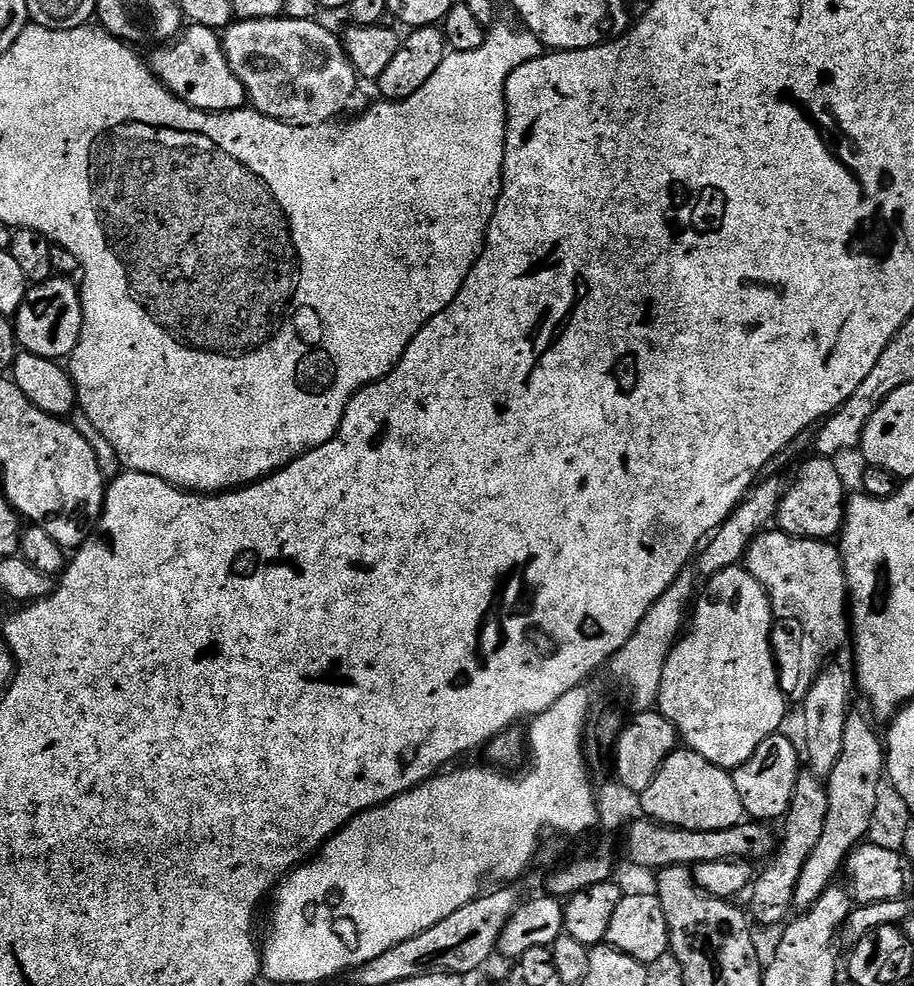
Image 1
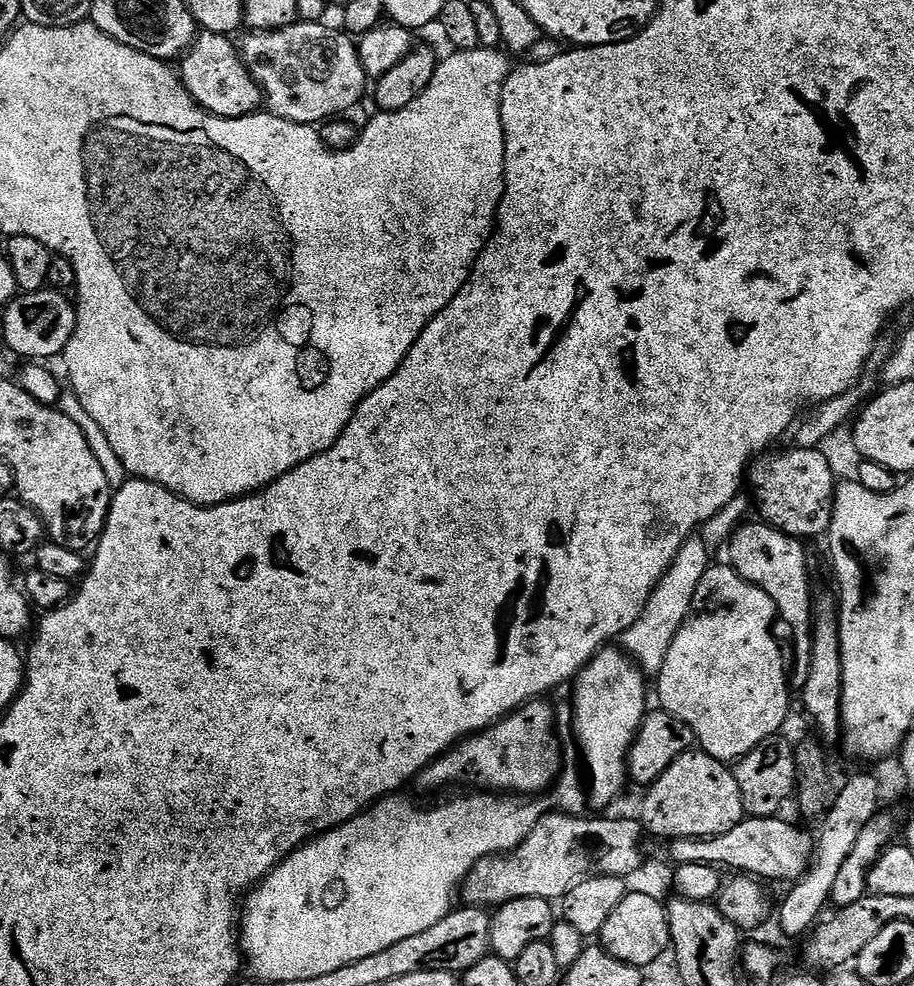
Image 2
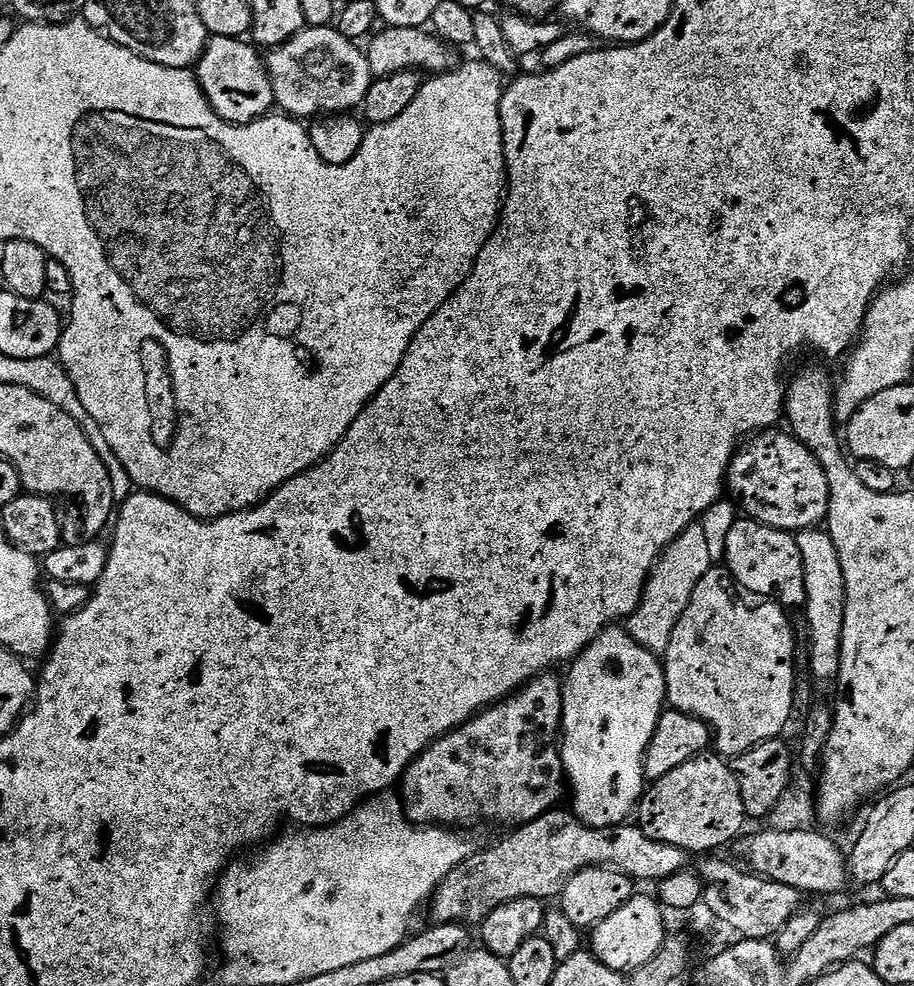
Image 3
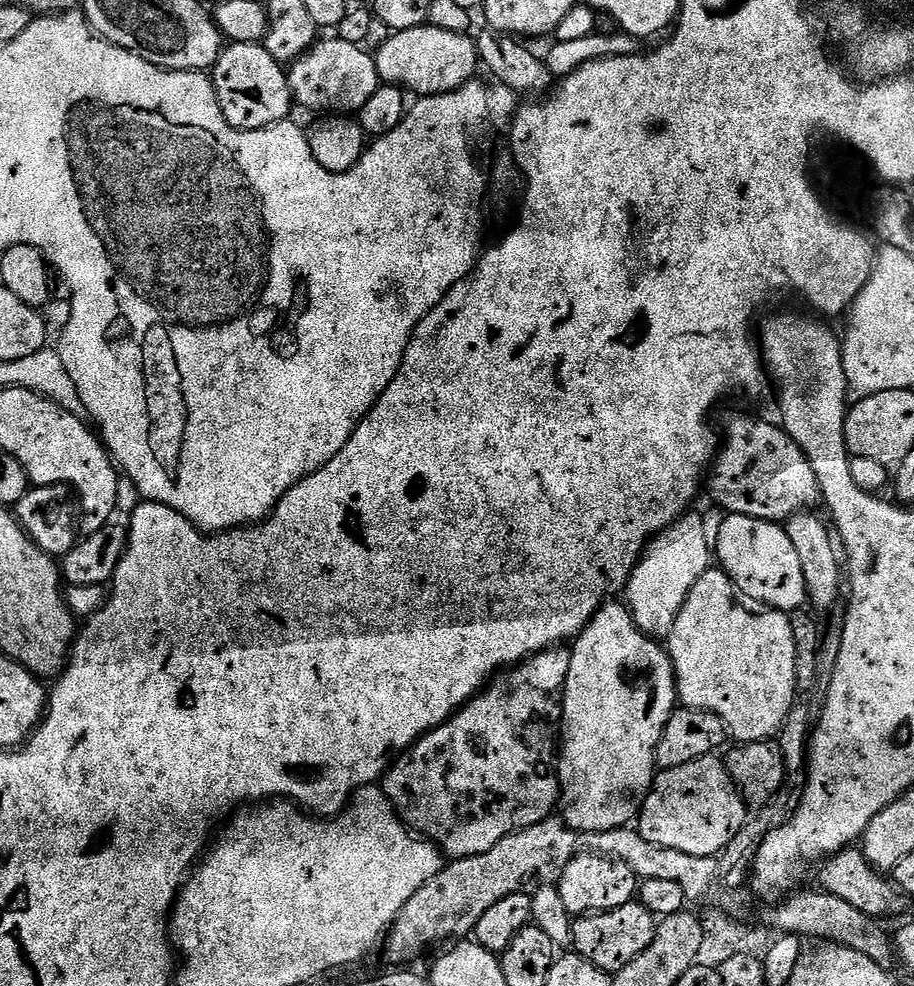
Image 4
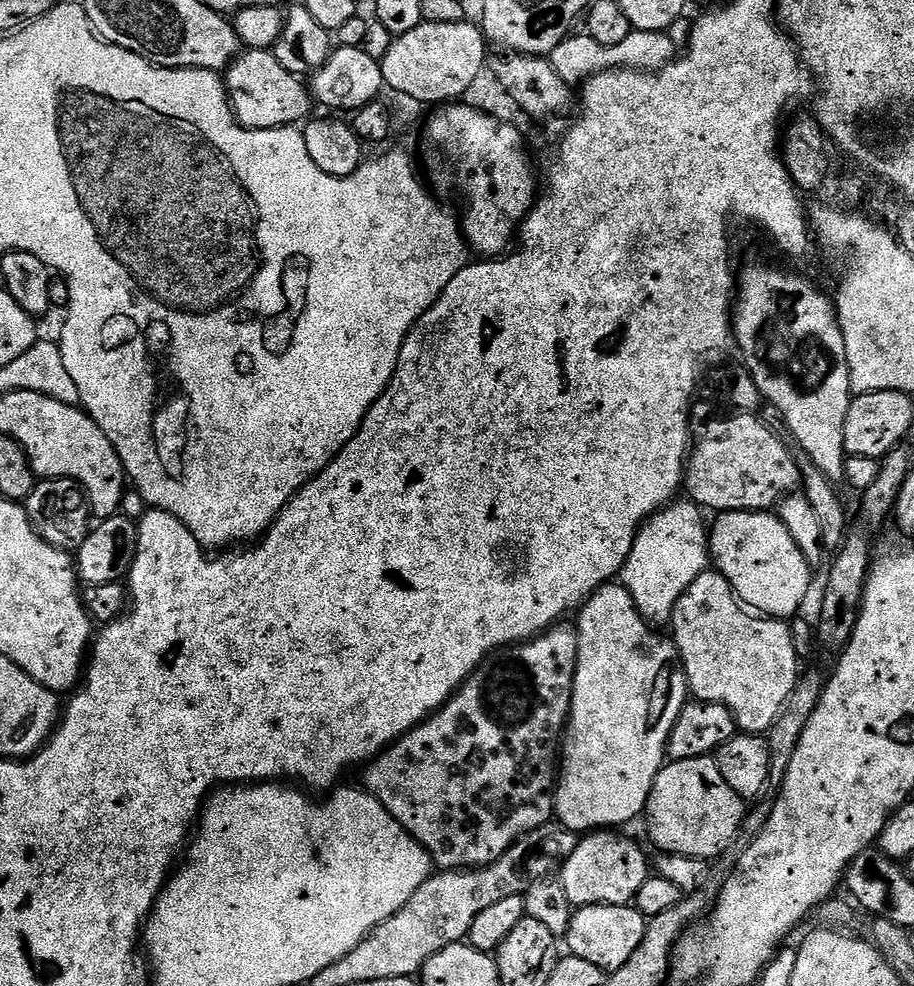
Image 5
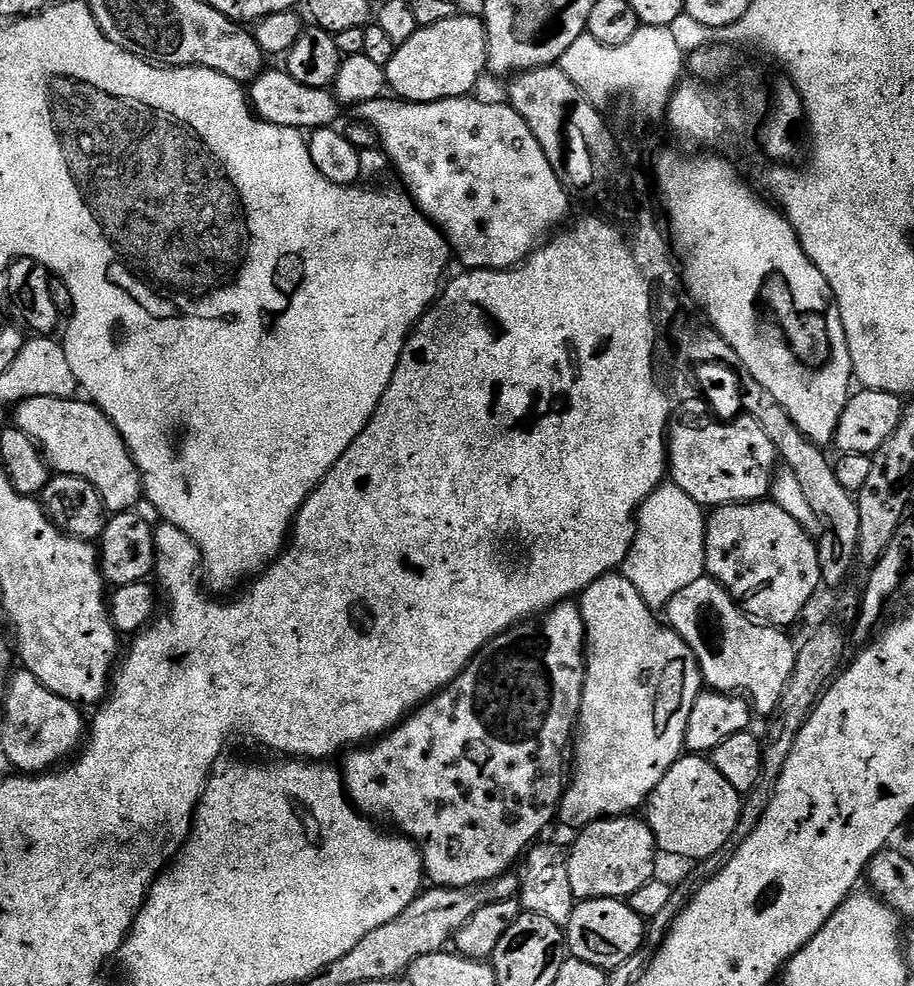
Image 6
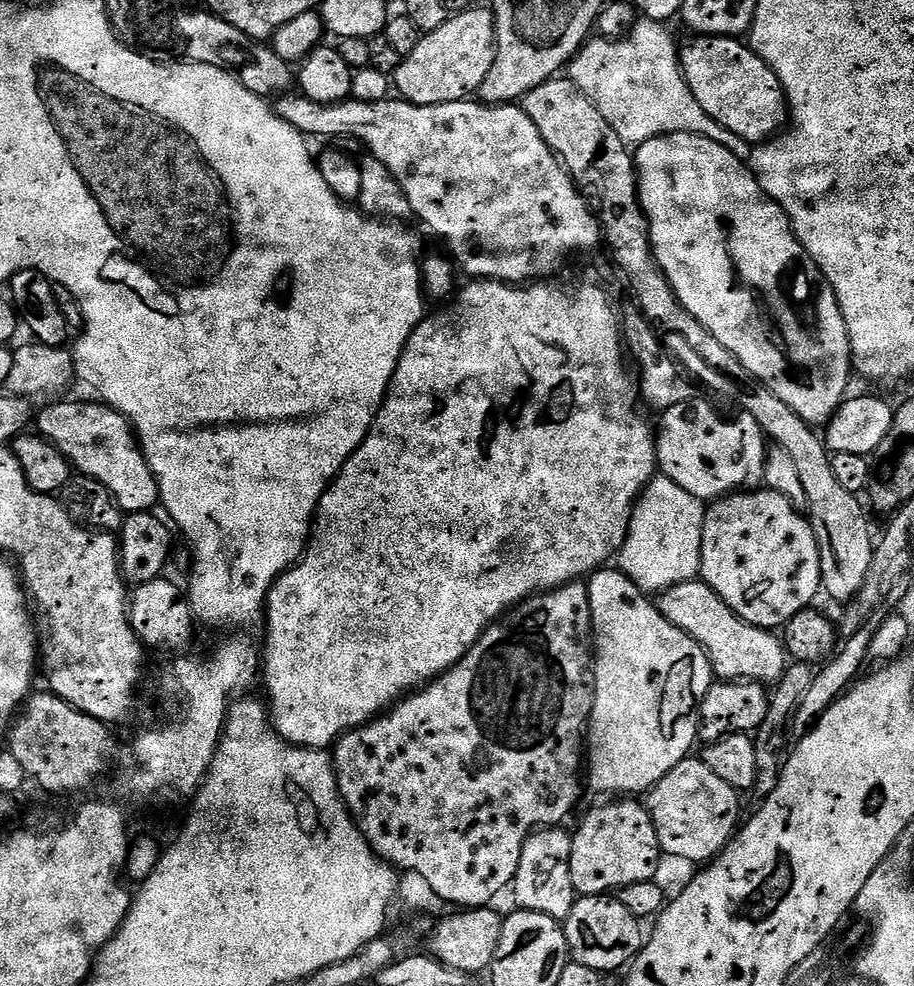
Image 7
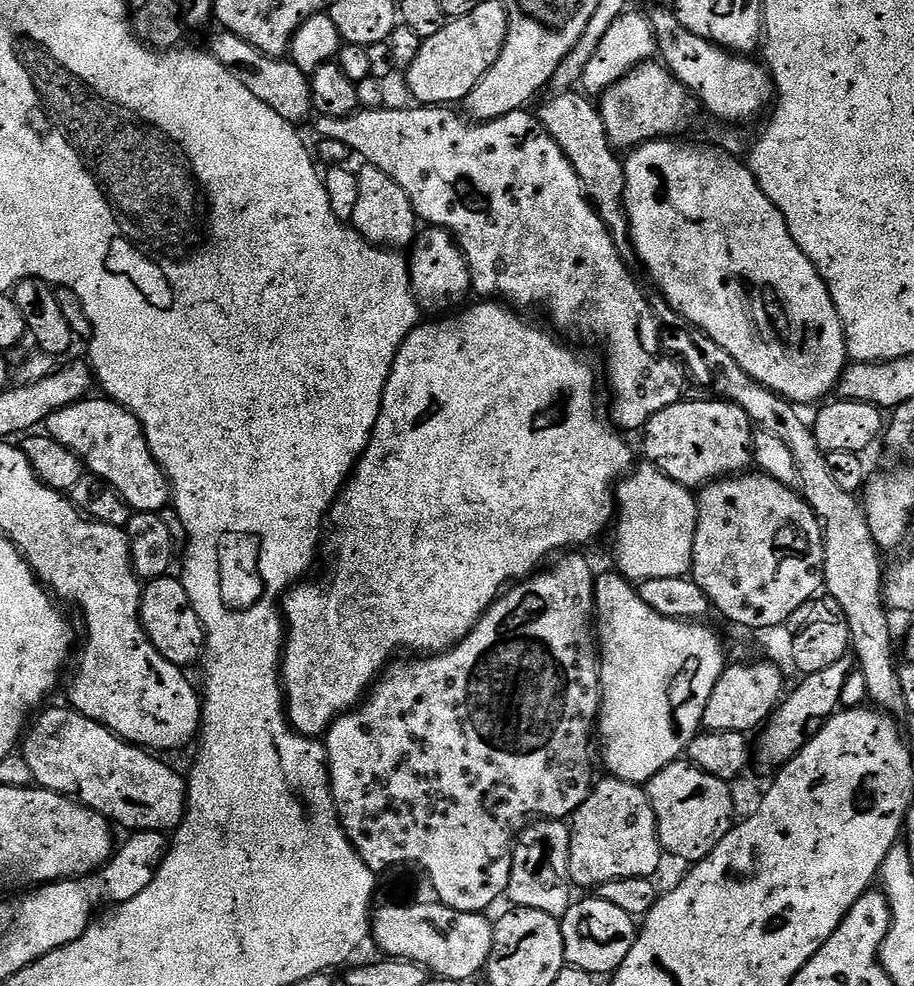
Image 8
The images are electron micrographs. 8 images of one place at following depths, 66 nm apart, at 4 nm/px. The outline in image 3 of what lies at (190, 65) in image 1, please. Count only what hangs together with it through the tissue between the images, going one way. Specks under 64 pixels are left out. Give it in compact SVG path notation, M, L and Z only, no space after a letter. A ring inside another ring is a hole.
M213 36L200 56L200 63L195 65L196 79L200 81L204 97L227 124L249 124L273 111L276 95L265 57L259 54L257 45L247 39Z

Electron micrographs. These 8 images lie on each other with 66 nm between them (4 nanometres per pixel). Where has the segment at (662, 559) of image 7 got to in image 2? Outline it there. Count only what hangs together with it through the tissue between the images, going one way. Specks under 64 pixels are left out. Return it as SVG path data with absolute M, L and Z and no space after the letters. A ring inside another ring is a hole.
M699 538L685 542L664 577L658 582L658 586L650 594L638 622L634 622L634 626L630 626L630 630L624 632L622 637L624 651L640 665L645 673L659 673L662 662L666 662L670 642L674 642L678 630L683 626L692 605L694 590L698 590L698 582L702 582L702 574L706 574L709 566L707 546Z

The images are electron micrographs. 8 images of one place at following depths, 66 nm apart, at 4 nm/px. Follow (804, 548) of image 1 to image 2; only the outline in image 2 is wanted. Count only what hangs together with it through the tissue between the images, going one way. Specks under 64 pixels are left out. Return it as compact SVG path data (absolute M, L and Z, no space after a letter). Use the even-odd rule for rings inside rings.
M766 523L744 524L732 536L732 545L728 548L727 559L745 582L758 586L770 594L781 621L785 620L793 628L796 639L796 668L800 674L807 673L810 666L812 637L810 629L814 615L814 595L812 580L808 577L808 556L799 539L779 532Z

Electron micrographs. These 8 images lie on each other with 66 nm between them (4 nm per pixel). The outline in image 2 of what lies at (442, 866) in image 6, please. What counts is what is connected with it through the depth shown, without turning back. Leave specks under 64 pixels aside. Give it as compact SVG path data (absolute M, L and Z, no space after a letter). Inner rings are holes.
M544 698L529 700L521 708L508 713L504 719L496 721L484 731L466 737L428 765L418 777L419 783L424 783L428 788L444 788L447 784L465 780L466 783L472 784L468 786L473 789L493 794L547 793L553 781L561 775L562 767L560 768L560 748L556 745L556 732L552 729L552 708L546 701Z

